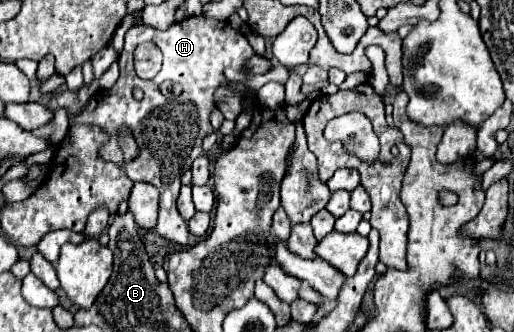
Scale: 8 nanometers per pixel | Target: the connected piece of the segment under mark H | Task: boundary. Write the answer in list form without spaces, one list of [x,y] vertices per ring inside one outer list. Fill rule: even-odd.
[[[190,16],[182,22],[172,24],[168,30],[156,30],[152,26],[140,24],[128,30],[124,52],[120,54],[120,78],[118,82],[108,88],[100,90],[96,98],[92,100],[92,110],[84,110],[80,116],[80,122],[98,124],[104,126],[112,134],[112,142],[100,150],[104,158],[116,164],[124,164],[124,152],[118,144],[118,132],[122,126],[126,126],[136,144],[138,144],[138,156],[126,164],[126,174],[134,182],[150,182],[160,190],[160,216],[156,224],[156,232],[164,236],[166,240],[172,240],[180,246],[188,244],[188,224],[176,210],[176,198],[182,186],[182,174],[190,170],[192,162],[204,152],[202,140],[214,132],[210,124],[210,114],[214,108],[218,108],[218,102],[214,100],[214,92],[220,86],[226,86],[238,94],[246,92],[246,84],[232,82],[224,76],[226,68],[232,68],[244,76],[250,74],[246,64],[254,56],[254,50],[250,48],[250,42],[246,36],[230,26],[228,20],[216,20],[206,16]],[[152,40],[162,52],[164,52],[164,64],[156,78],[142,80],[136,76],[132,52],[138,44]],[[164,80],[172,80],[182,86],[182,94],[176,98],[166,98],[160,92],[160,84]],[[140,86],[144,90],[144,98],[136,100],[132,96],[132,88]]]

